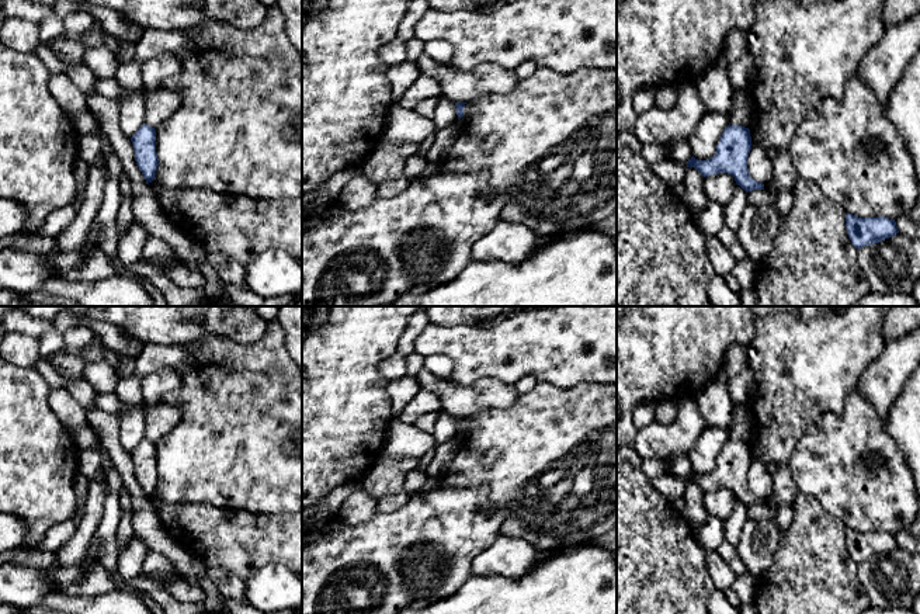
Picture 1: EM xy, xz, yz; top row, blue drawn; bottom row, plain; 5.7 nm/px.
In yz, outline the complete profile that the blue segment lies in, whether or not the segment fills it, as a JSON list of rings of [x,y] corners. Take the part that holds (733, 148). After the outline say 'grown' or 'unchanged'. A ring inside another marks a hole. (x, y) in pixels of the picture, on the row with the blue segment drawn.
[[[728,125],[716,146],[716,153],[708,160],[698,160],[694,156],[687,167],[694,167],[704,177],[728,173],[735,177],[737,185],[746,192],[764,190],[764,184],[753,180],[747,169],[747,157],[751,150],[750,129],[742,125]]] | unchanged

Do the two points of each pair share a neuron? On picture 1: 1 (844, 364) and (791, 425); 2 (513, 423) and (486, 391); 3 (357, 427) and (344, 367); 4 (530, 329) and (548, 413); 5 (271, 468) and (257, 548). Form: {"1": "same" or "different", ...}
{"1": "same", "2": "different", "3": "same", "4": "different", "5": "different"}

